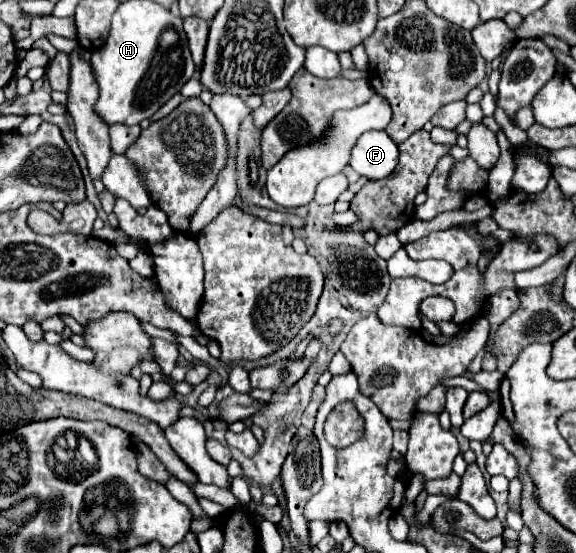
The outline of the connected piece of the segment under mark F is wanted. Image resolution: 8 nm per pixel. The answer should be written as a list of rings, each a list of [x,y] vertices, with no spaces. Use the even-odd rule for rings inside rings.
[[[369,130],[359,136],[353,146],[351,168],[367,180],[379,180],[389,176],[397,166],[397,144],[383,130]]]

